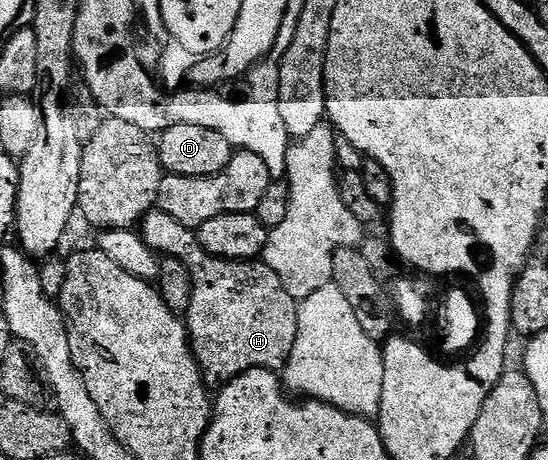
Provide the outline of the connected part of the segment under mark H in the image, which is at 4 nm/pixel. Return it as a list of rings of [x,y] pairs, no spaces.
[[[157,209],[144,216],[140,234],[159,256],[182,262],[192,277],[192,305],[184,322],[207,388],[221,388],[224,381],[252,369],[281,372],[292,357],[292,345],[296,345],[298,303],[265,261],[216,257],[202,248],[191,228]]]

